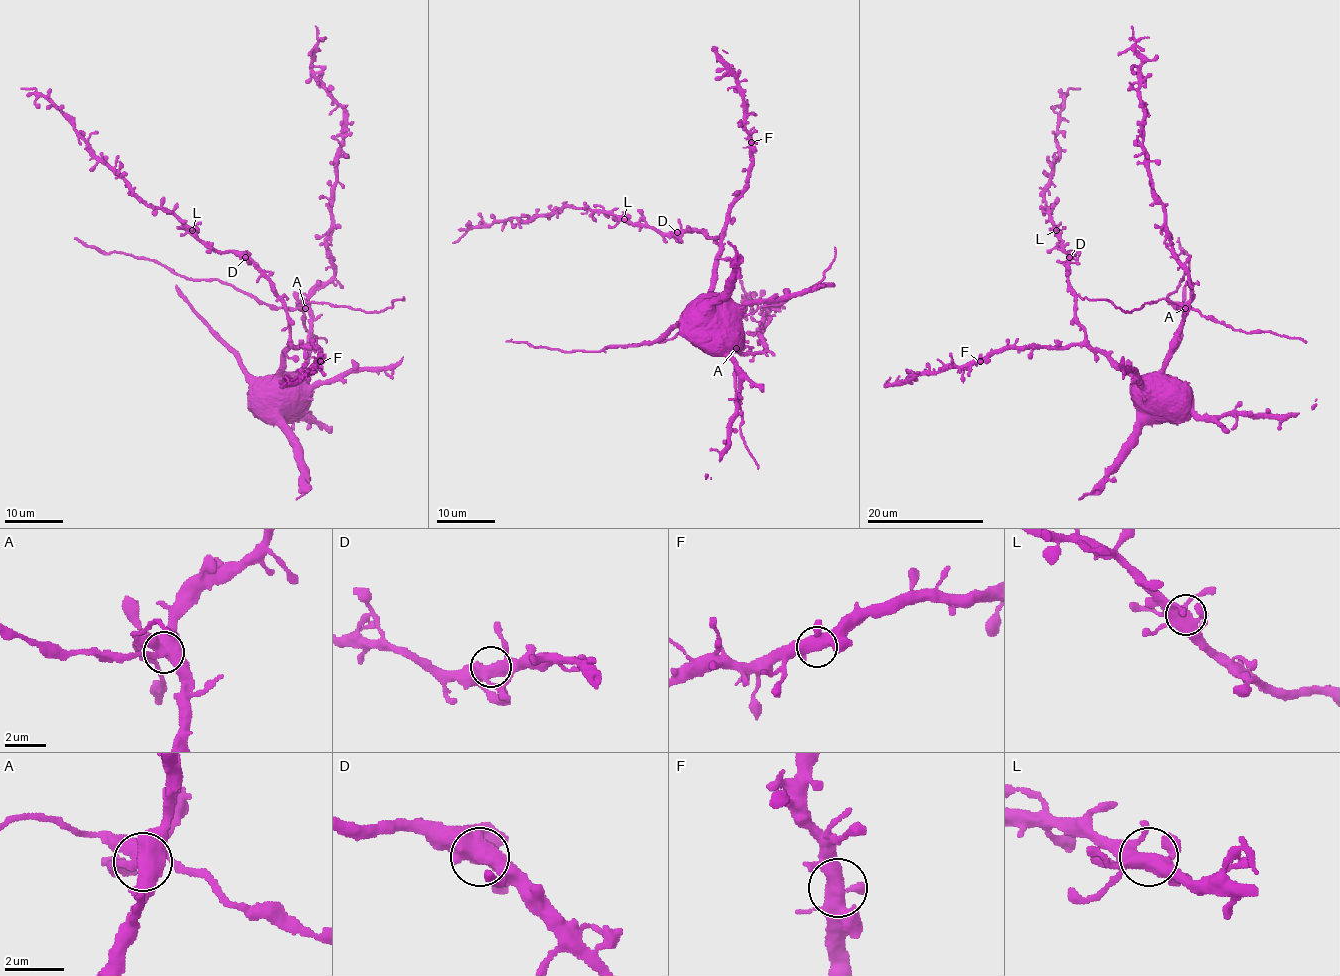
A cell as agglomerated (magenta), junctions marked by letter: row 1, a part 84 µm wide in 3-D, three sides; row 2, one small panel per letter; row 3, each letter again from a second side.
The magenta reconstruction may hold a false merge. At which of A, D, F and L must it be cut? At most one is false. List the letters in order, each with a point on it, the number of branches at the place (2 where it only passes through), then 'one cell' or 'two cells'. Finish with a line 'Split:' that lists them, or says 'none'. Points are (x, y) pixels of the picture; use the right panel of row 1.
A: at (1185, 308); 5 branches meet; two cells
D: at (1069, 257); 4 branches meet; one cell
F: at (980, 361); 5 branches meet; one cell
L: at (1056, 230); 7 branches meet; one cell
Split: A

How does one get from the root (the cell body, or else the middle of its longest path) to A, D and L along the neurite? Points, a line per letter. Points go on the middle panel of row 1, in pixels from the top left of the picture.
A: (710, 306), (715, 305), (722, 314), (723, 327), (732, 325), (740, 333), (741, 347), (737, 347)
D: (710, 306), (710, 280), (721, 241), (700, 230), (677, 232)
L: (710, 306), (710, 280), (721, 241), (700, 230), (656, 232), (652, 227), (634, 226), (624, 219)

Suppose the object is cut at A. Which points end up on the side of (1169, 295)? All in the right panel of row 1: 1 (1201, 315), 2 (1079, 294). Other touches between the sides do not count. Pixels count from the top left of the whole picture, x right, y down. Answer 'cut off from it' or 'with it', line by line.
1: with it
2: cut off from it

